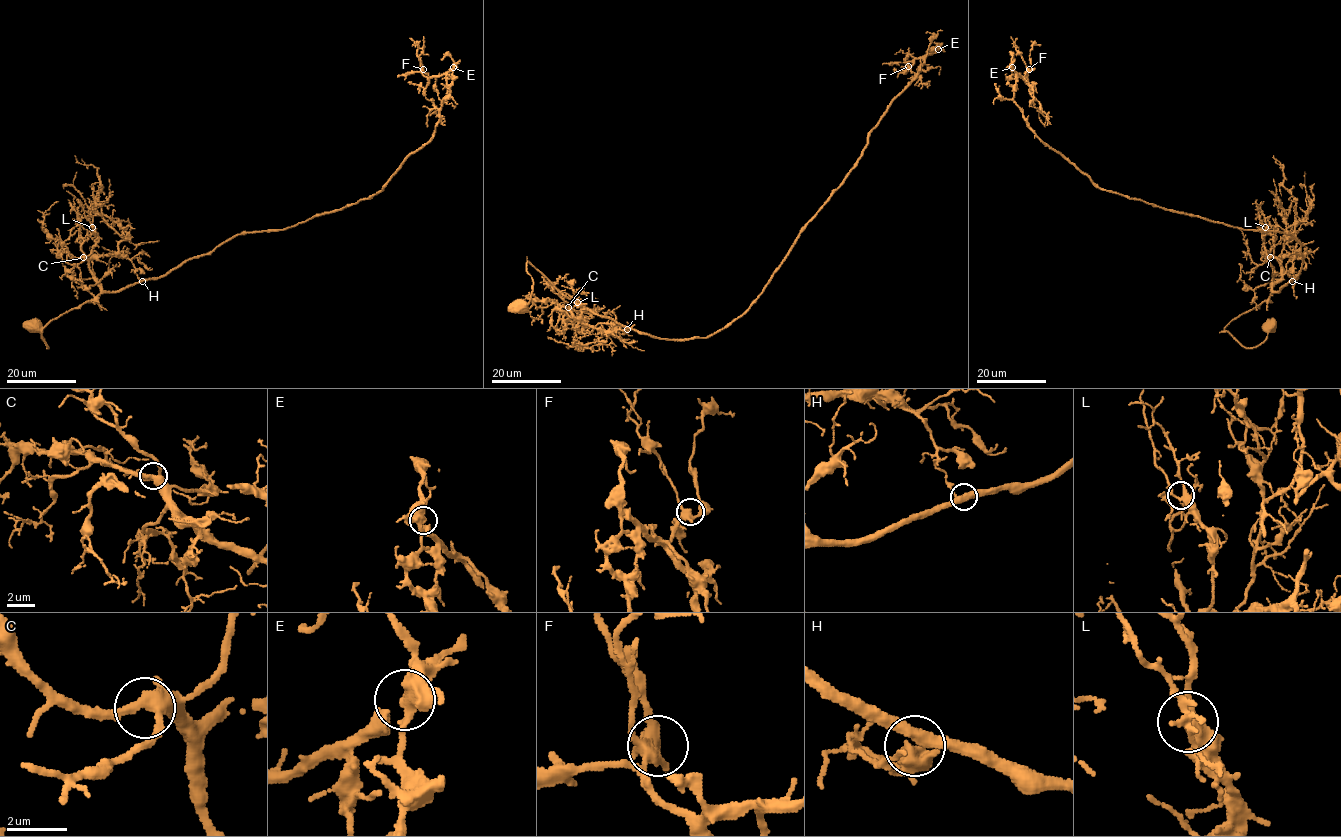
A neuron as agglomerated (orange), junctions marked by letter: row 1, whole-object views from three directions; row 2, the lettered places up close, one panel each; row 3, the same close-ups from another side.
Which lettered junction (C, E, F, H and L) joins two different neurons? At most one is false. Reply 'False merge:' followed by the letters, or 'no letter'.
False merge: E

